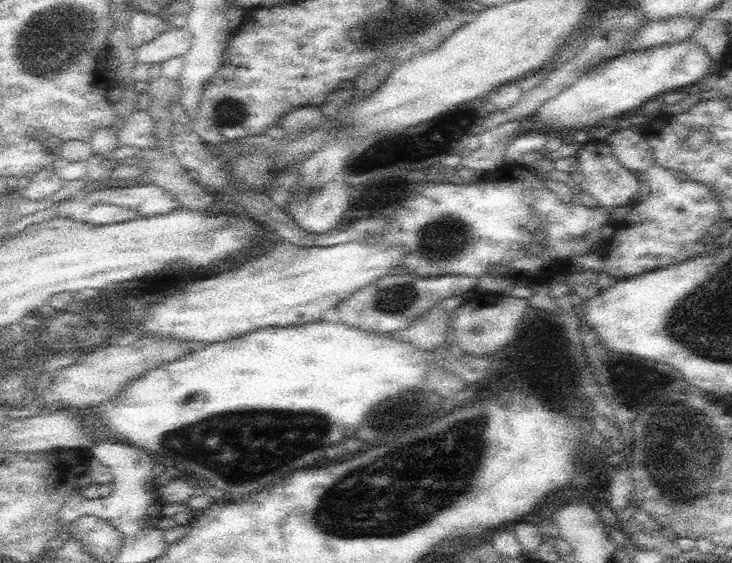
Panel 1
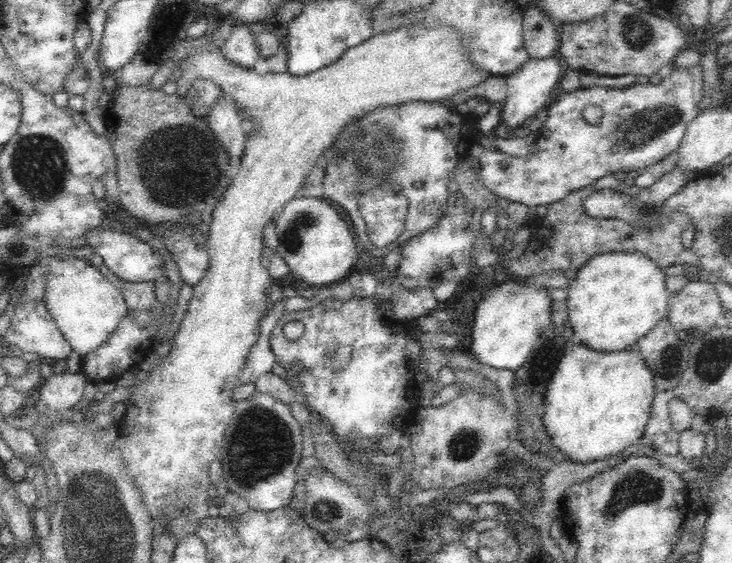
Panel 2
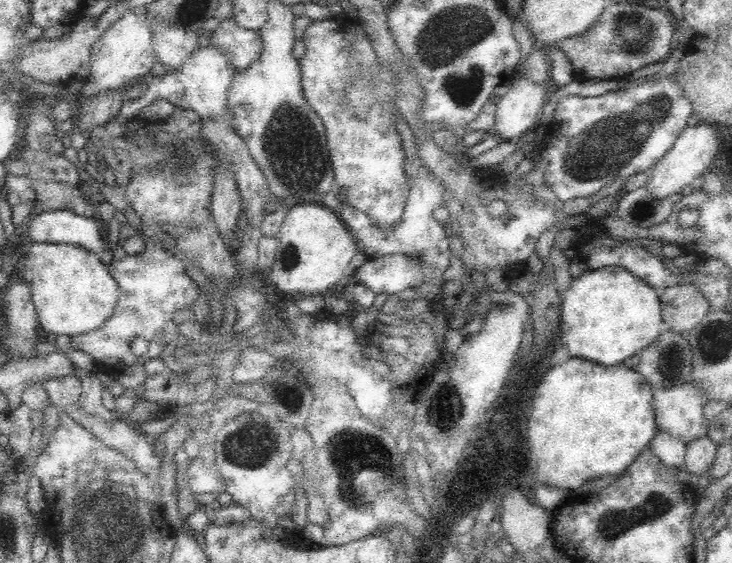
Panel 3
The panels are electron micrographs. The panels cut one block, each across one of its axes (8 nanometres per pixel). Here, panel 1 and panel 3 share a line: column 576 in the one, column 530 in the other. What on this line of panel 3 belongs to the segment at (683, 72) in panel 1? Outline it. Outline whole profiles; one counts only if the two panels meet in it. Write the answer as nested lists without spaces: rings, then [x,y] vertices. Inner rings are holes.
[[[518,73],[507,87],[508,92],[497,104],[494,131],[500,140],[512,141],[538,125],[548,97],[548,86],[536,84]]]

